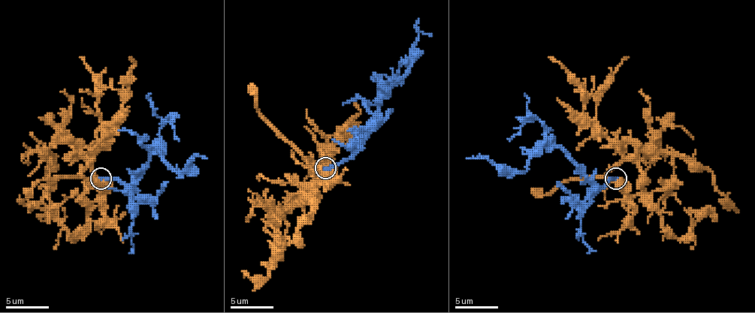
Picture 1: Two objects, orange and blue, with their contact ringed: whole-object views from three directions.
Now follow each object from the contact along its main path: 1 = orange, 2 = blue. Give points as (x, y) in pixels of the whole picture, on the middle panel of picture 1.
1: (326, 167), (317, 167), (306, 159), (315, 180), (274, 212), (276, 236), (270, 275), (248, 277), (242, 271)
2: (326, 167), (343, 163), (364, 139), (386, 85), (406, 73), (418, 34), (418, 19)

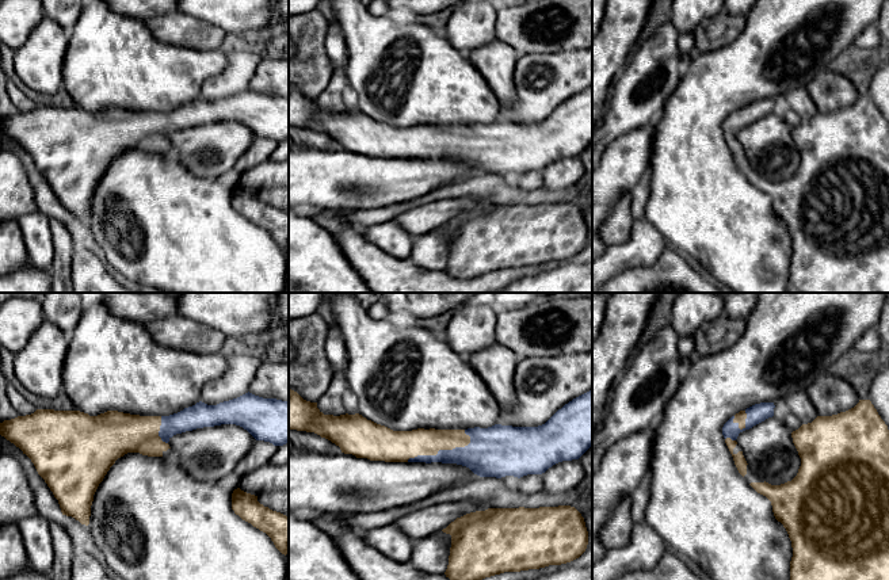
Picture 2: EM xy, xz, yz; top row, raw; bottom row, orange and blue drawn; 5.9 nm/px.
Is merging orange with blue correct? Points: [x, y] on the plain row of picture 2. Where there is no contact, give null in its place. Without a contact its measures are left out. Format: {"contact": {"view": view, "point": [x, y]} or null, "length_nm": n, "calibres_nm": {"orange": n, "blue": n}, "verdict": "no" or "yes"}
{"contact": {"view": "xz", "point": [441, 145]}, "length_nm": 420, "calibres_nm": {"orange": 190, "blue": 220}, "verdict": "yes"}

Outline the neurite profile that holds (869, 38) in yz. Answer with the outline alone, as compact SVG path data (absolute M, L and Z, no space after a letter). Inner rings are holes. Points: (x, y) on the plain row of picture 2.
M877 24L867 26L855 39L854 45L862 49L873 49L880 46L881 35Z

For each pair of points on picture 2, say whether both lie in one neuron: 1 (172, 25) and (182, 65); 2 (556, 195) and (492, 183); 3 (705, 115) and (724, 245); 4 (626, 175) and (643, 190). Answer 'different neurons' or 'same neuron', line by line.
1: different neurons
2: same neuron
3: same neuron
4: different neurons

